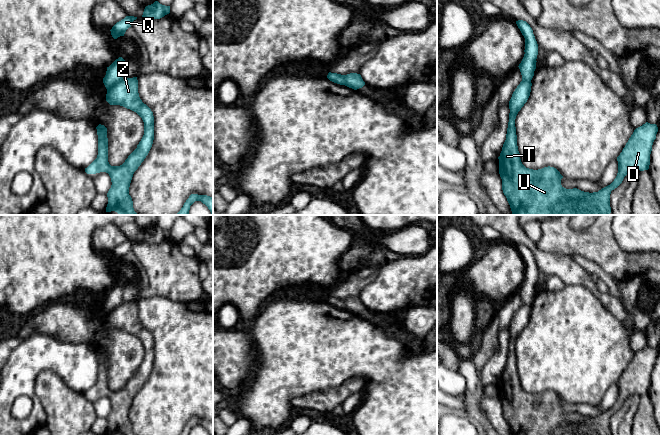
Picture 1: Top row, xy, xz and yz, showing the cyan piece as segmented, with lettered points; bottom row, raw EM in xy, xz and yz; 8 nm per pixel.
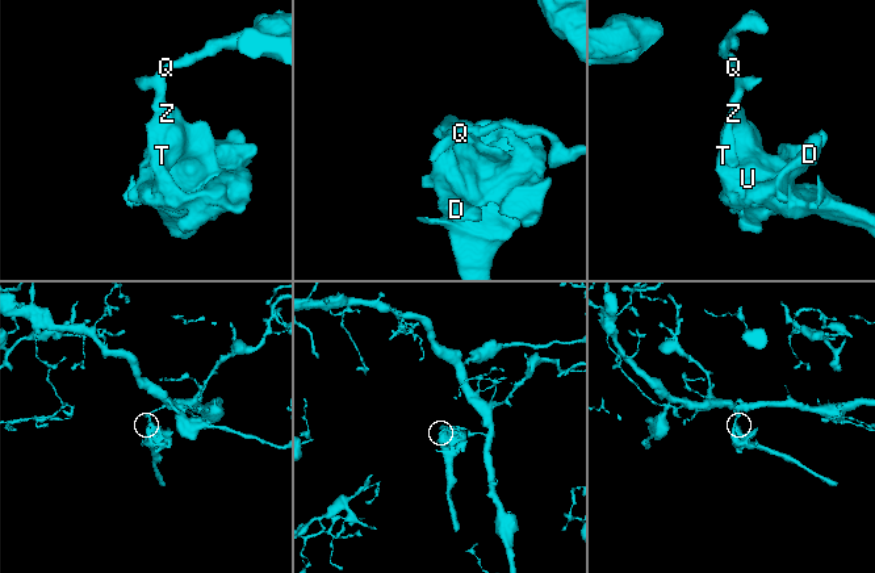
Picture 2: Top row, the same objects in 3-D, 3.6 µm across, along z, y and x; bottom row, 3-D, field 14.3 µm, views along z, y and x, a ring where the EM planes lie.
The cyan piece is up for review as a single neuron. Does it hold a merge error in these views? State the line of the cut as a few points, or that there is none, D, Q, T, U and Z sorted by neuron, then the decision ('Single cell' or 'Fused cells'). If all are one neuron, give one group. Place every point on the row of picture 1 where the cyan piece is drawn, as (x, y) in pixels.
Split along xy (122, 78), (107, 89). Groups: D T U Z / Q. Fused cells

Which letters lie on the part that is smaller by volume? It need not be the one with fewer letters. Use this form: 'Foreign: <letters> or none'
Foreign: D, T, U, Z

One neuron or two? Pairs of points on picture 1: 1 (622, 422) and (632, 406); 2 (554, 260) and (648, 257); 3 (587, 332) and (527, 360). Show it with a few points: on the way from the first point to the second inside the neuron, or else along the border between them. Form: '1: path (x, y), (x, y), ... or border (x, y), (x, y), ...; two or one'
1: path (623, 418), (628, 410); one
2: border (547, 251), (565, 254), (570, 257); two
3: path (572, 345), (555, 351), (546, 360), (542, 360); one

